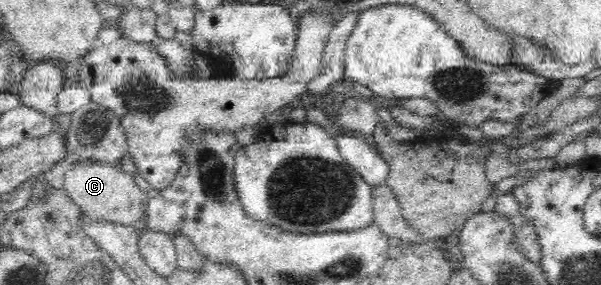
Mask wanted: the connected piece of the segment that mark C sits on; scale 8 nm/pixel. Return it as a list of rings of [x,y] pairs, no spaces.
[[[77,162],[64,177],[64,191],[90,220],[141,226],[146,217],[148,197],[136,185],[135,178],[108,163]]]

